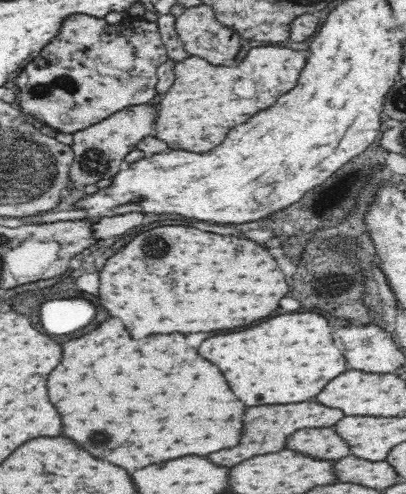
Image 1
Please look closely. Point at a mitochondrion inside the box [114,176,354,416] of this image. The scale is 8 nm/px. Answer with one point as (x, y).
(155, 245)

